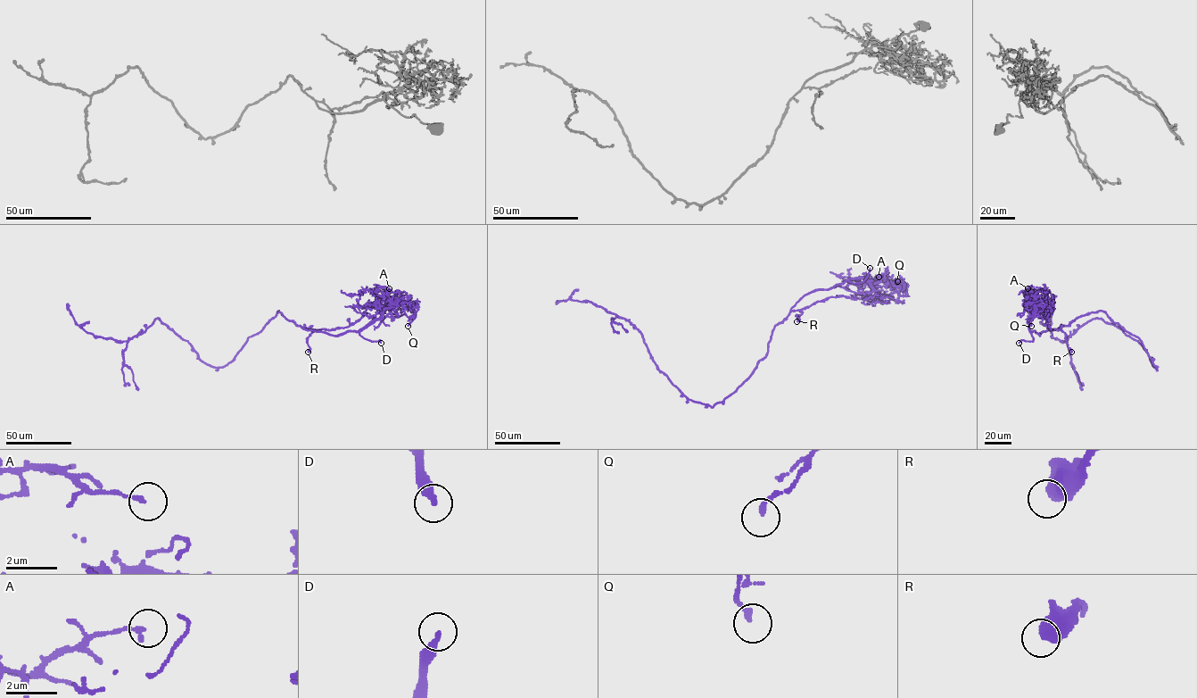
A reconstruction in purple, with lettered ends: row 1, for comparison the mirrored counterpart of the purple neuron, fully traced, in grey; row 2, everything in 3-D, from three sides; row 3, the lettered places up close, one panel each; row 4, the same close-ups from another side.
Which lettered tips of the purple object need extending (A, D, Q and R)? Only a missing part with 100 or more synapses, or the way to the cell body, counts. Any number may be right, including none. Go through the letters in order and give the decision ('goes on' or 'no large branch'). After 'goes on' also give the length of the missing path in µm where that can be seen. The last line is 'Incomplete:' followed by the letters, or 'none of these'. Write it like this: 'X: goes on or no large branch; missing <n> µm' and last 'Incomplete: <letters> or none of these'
A: no large branch
D: goes on; missing 35 µm
Q: no large branch
R: no large branch
Incomplete: D

